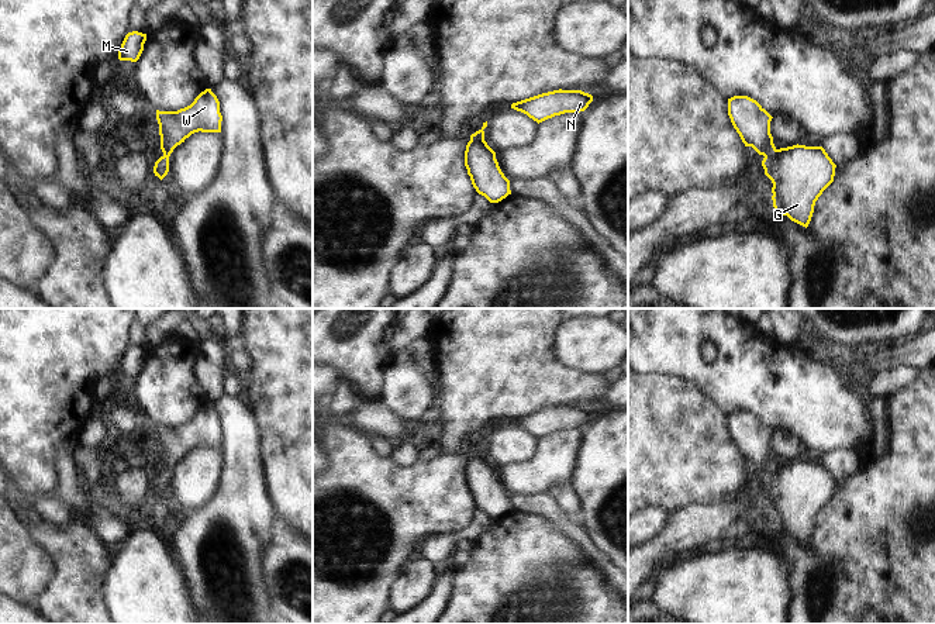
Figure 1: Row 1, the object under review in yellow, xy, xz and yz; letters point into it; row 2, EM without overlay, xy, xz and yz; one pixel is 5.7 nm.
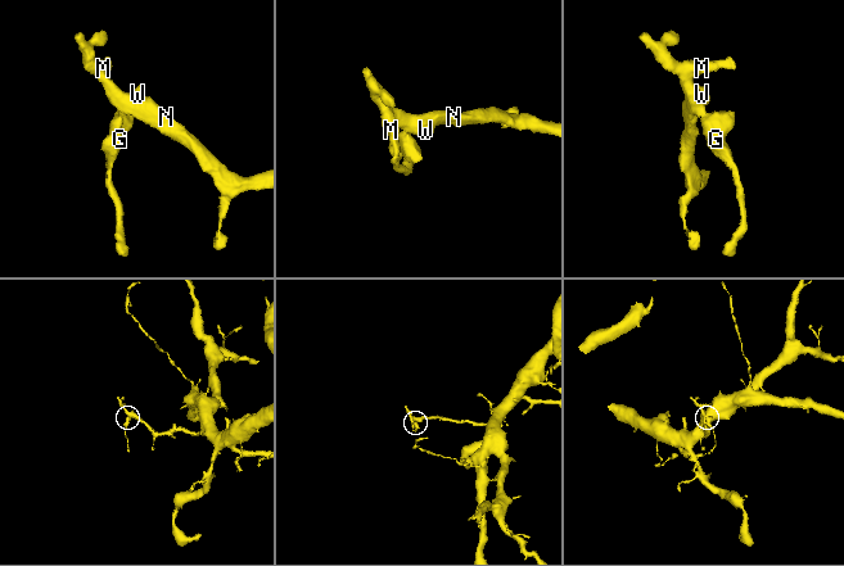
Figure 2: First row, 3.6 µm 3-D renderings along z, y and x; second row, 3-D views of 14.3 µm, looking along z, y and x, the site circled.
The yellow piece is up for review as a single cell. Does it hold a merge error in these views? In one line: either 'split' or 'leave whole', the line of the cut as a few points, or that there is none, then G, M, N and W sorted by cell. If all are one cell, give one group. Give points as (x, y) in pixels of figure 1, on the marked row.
leave whole; cut none; groups G M N W

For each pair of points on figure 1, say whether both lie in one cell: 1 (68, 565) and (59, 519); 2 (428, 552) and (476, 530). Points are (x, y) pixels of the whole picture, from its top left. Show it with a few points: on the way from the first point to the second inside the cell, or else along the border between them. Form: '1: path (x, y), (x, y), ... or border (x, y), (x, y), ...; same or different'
1: border (71, 512), (71, 519), (59, 527), (40, 519); different
2: path (440, 545), (459, 534), (465, 534); same

